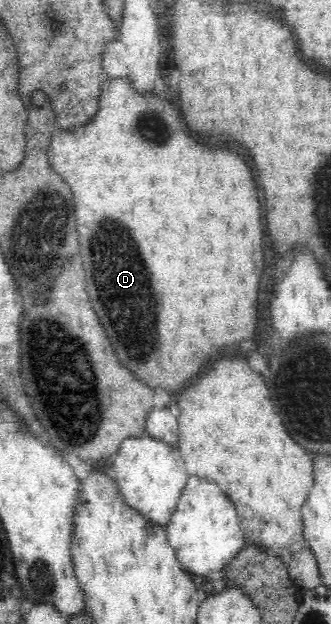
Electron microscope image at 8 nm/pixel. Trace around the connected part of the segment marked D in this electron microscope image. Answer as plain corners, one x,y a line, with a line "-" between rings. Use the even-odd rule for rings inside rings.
103,77
97,114
82,125
68,129
60,128
52,137
48,146
49,162
52,163
53,169
67,180
75,196
81,256
85,264
85,274
89,276
87,292
91,296
93,308
97,310
97,316
101,318
101,324
105,326
105,332
109,334
109,340
115,346
117,356
121,358
125,367
137,374
137,377
149,384
153,390
179,390
185,384
185,380
197,374
201,366
207,360
211,360
211,354
215,350
233,350
243,338
251,338
251,334
255,332
255,322
251,320
257,320
257,290
261,272
264,270
263,222
259,192
249,162
243,154
229,146
213,146
207,144
203,138
193,136
167,96
159,96
155,89
137,90
133,81
128,78

